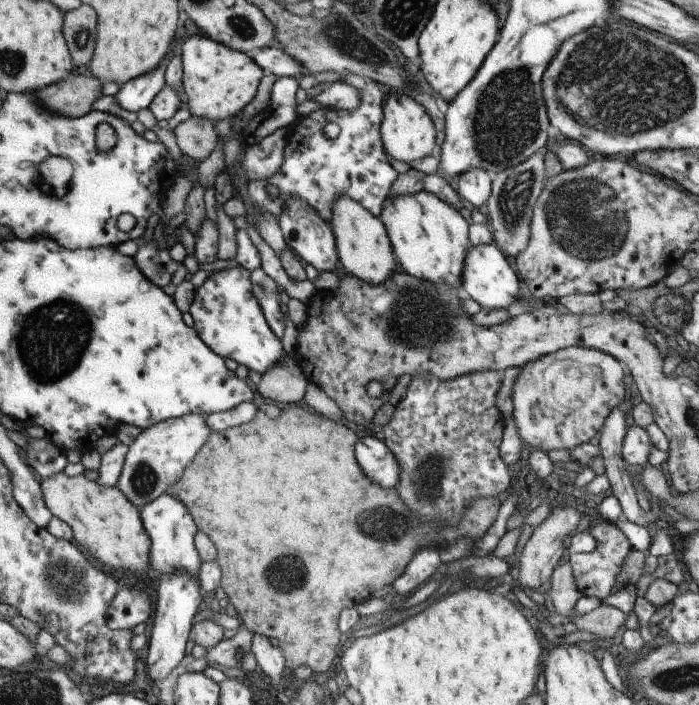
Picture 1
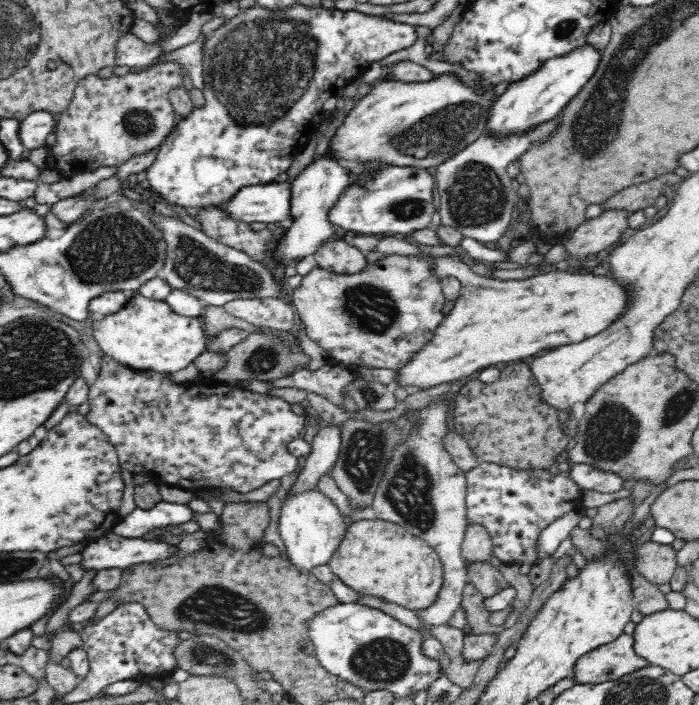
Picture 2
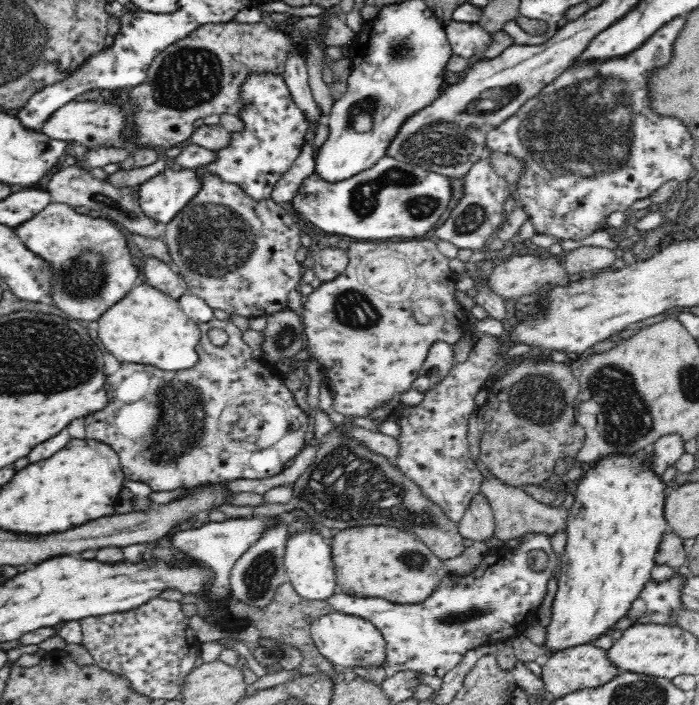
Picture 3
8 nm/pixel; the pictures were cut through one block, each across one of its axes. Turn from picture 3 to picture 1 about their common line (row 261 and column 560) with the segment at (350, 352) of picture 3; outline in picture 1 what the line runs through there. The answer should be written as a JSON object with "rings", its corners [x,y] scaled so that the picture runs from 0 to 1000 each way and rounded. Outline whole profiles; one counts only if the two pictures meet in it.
{"rings":[[[835,489],[807,492],[753,513],[732,548],[732,590],[748,630],[783,643],[841,630],[861,610],[876,579],[898,560],[890,519],[880,505]]]}

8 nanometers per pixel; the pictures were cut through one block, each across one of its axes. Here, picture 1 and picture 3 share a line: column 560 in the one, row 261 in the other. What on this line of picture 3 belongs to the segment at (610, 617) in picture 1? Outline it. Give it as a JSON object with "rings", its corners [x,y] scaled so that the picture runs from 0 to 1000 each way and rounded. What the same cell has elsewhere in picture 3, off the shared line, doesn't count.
{"rings":[[[833,349],[817,355],[804,373],[811,389],[833,389],[847,383],[871,383],[881,369],[881,359],[870,352]]]}

